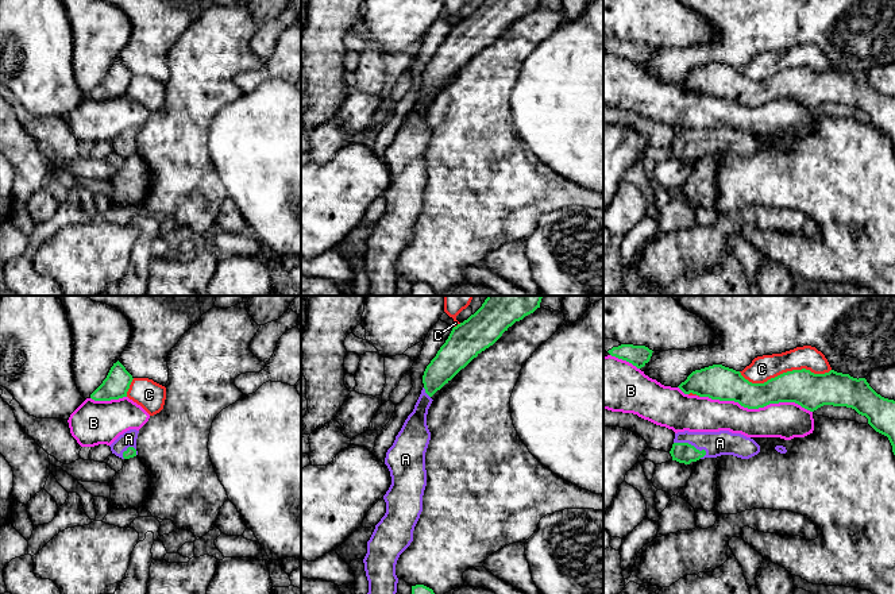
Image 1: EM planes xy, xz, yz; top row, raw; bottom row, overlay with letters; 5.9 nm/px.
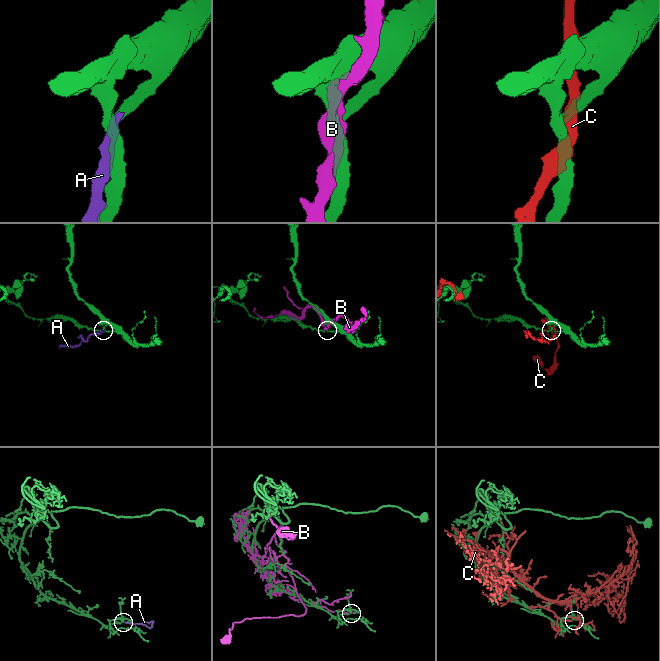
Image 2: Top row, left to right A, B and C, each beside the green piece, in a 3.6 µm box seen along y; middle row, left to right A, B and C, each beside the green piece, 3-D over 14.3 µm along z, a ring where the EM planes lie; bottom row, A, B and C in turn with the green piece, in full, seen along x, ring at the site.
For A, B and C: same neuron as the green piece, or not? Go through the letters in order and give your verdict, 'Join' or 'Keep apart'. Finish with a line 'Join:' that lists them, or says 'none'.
A: Join
B: Keep apart
C: Keep apart
Join: A

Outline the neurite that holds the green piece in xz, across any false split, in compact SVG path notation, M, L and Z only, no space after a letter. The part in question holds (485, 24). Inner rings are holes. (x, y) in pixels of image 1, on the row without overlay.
M483 0L474 12L452 26L427 63L424 85L414 107L386 150L385 162L391 182L383 193L386 211L375 223L363 256L369 278L367 296L396 296L396 262L413 239L413 228L423 209L425 150L431 138L427 123L428 107L433 99L431 94L493 43L509 24L537 5L540 0Z

